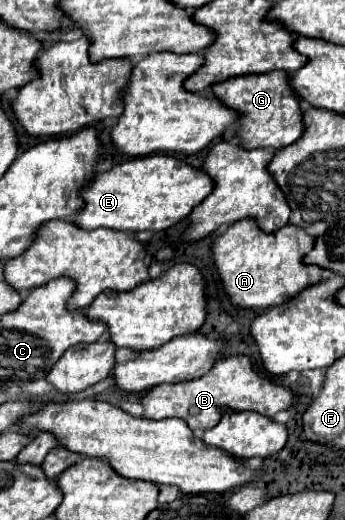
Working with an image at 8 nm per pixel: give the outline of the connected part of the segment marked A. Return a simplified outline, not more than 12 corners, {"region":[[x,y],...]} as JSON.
{"region":[[236,221],[210,247],[234,307],[286,303],[322,277],[302,227]]}

